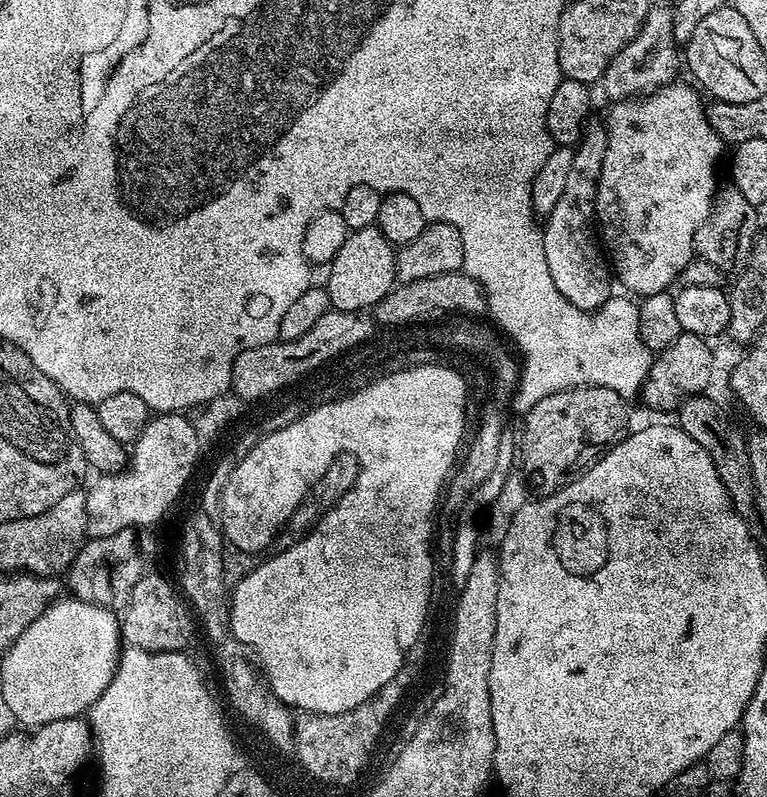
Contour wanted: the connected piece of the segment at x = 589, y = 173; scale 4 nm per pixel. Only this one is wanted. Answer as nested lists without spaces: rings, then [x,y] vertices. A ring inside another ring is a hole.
[[[589,119],[581,133],[564,192],[547,215],[542,228],[543,250],[554,286],[572,305],[584,311],[596,311],[612,296],[612,272],[596,235],[595,219],[597,182],[601,178],[608,132],[605,123],[596,119]]]

